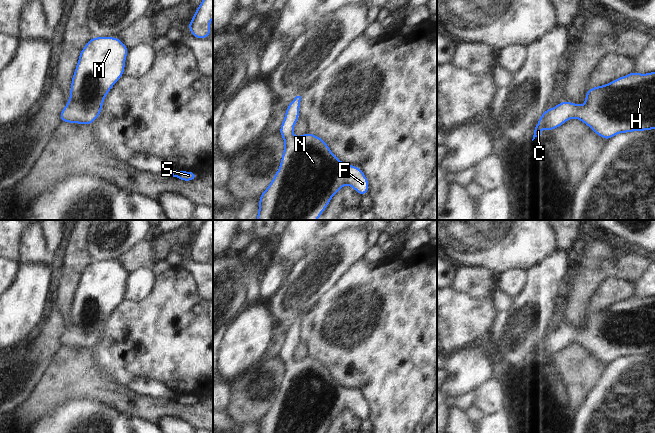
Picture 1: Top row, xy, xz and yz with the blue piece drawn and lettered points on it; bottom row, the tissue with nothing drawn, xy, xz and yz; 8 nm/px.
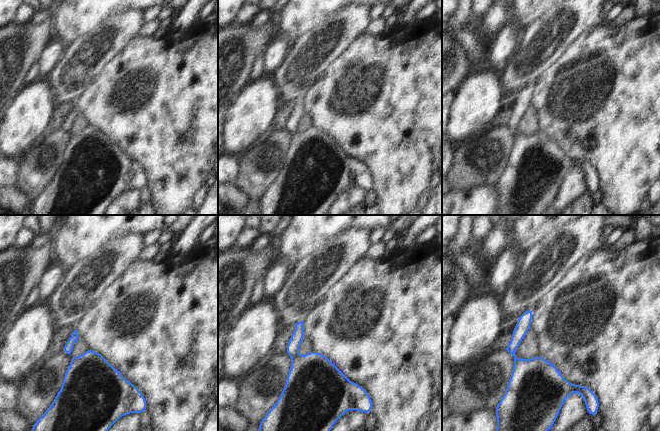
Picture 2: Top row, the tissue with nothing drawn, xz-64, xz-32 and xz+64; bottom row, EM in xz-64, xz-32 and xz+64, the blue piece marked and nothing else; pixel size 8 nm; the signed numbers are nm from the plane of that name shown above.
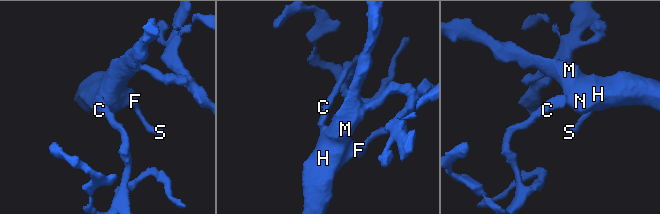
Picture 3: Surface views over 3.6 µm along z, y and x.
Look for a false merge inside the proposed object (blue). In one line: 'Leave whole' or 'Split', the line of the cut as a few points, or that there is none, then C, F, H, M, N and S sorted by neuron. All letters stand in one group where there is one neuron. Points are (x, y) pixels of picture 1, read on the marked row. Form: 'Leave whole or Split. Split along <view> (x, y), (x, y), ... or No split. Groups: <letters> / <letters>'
Leave whole. No split. Groups: C F H M N S.

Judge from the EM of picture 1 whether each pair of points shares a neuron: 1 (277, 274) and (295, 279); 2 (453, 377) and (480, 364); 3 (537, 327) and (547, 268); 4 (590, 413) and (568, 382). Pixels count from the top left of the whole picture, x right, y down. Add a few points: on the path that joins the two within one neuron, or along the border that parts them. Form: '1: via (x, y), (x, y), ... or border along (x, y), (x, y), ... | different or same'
1: border along (286, 274), (281, 286), (272, 296) | different
2: via (460, 377), (469, 368), (473, 367) | same
3: via (539, 312), (539, 292), (542, 283) | same
4: border along (596, 382), (583, 402), (576, 409), (567, 413) | different

